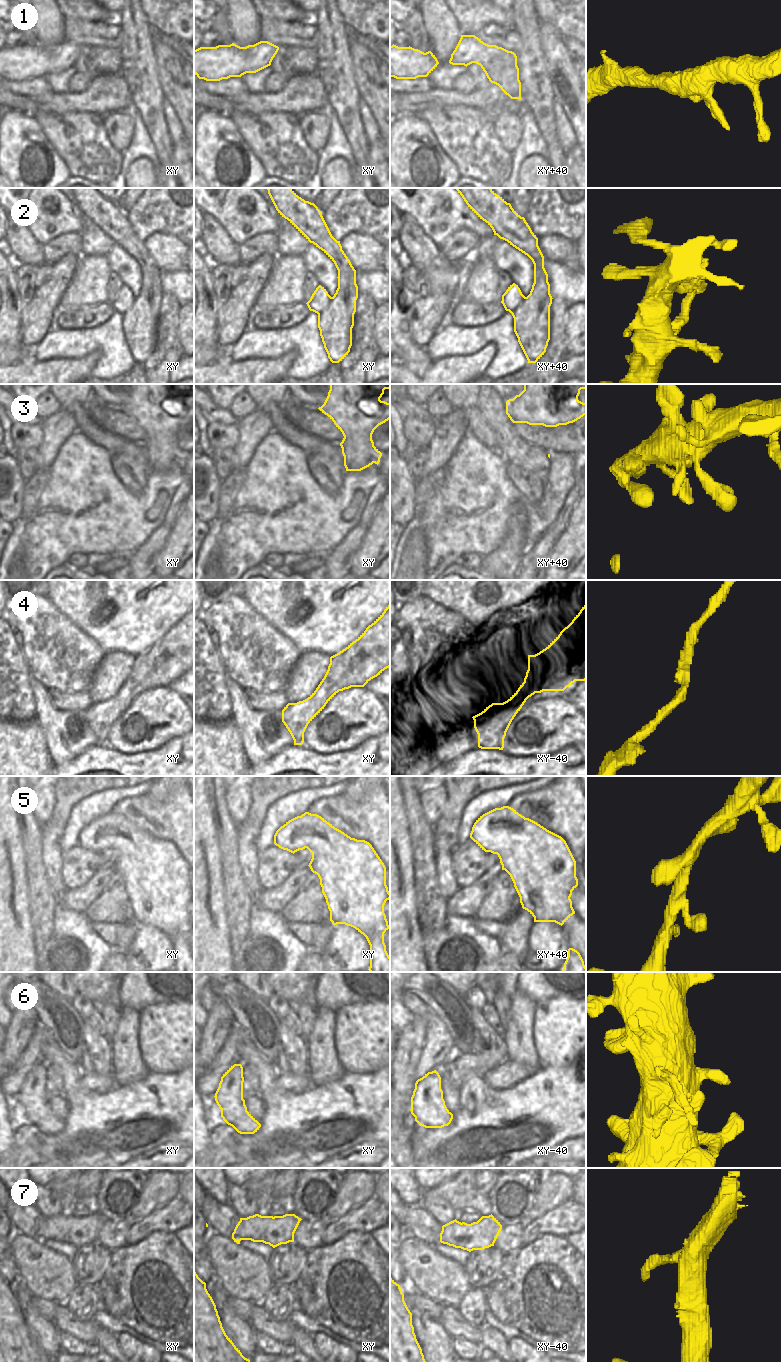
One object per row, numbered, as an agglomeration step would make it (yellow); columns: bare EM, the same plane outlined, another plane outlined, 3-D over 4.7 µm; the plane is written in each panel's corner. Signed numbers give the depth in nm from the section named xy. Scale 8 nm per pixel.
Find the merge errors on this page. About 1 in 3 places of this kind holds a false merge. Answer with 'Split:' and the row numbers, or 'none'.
Split: 7

